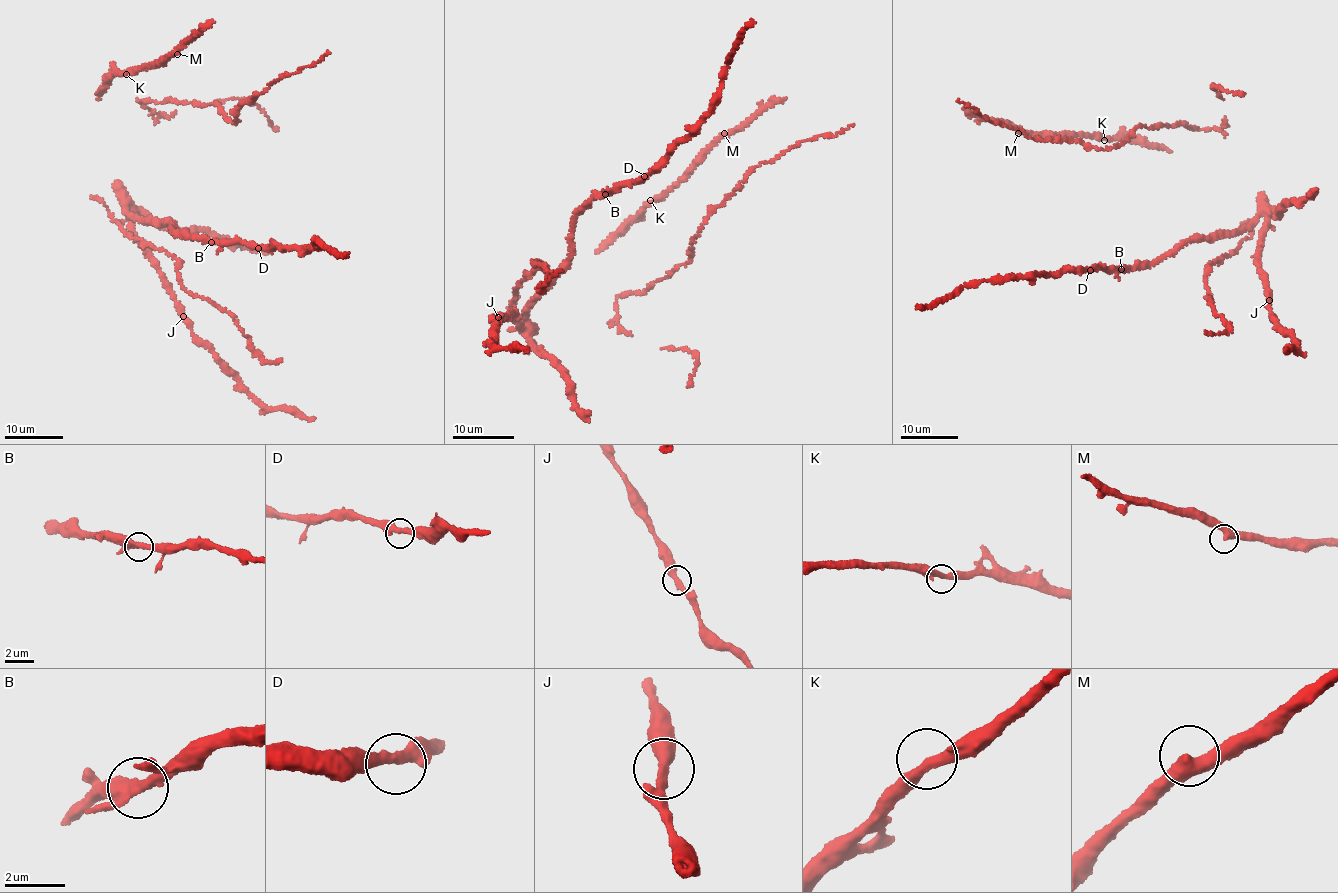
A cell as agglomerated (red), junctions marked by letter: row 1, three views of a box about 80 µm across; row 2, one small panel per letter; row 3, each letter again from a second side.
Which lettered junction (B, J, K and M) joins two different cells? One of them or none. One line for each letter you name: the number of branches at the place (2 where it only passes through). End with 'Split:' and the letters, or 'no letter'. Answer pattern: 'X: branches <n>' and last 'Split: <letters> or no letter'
Split: no letter

